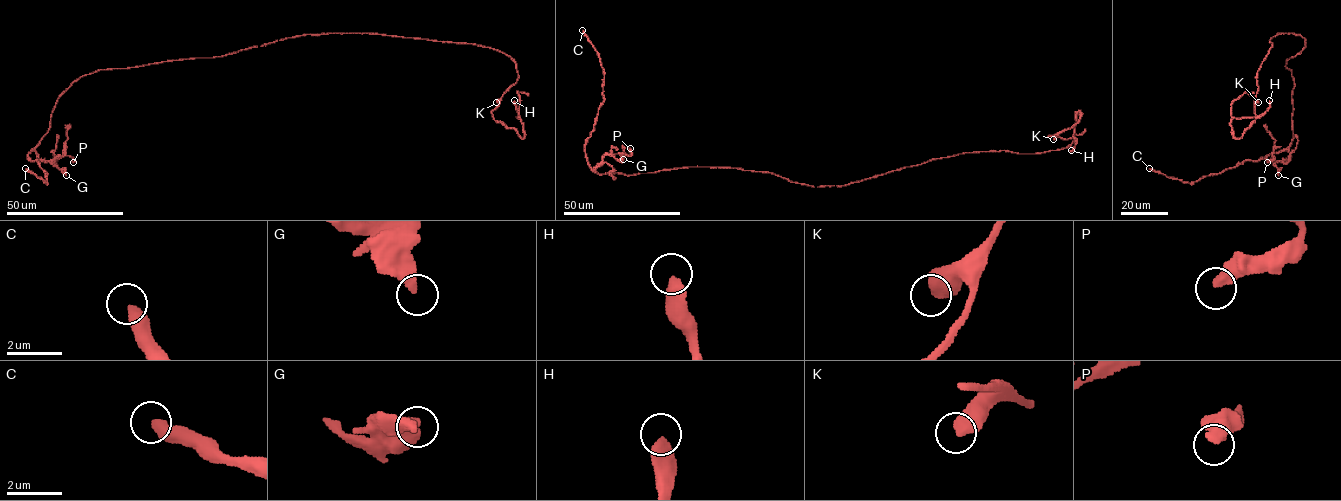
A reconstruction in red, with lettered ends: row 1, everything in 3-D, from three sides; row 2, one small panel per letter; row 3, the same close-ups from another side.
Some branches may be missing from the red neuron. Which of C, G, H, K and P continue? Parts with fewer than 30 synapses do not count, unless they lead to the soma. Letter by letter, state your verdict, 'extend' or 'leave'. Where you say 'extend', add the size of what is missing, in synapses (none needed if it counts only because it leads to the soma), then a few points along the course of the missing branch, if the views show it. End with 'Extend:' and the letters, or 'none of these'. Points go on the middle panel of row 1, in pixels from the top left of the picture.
C: leave
G: leave
H: leave
K: leave
P: leave
Extend: none of these

